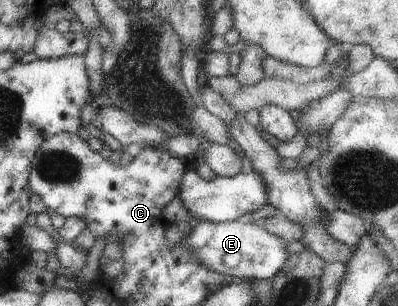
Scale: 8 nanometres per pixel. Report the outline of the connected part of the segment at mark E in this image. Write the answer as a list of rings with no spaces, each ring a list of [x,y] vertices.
[[[202,221],[193,228],[189,237],[181,242],[178,248],[182,250],[182,244],[191,248],[198,255],[198,259],[202,261],[209,268],[215,269],[219,275],[232,276],[239,279],[270,279],[277,275],[277,272],[281,271],[284,263],[290,258],[287,247],[289,242],[270,234],[263,230],[259,224],[248,223],[244,224],[241,221],[228,221],[225,223],[215,223],[212,221]]]

